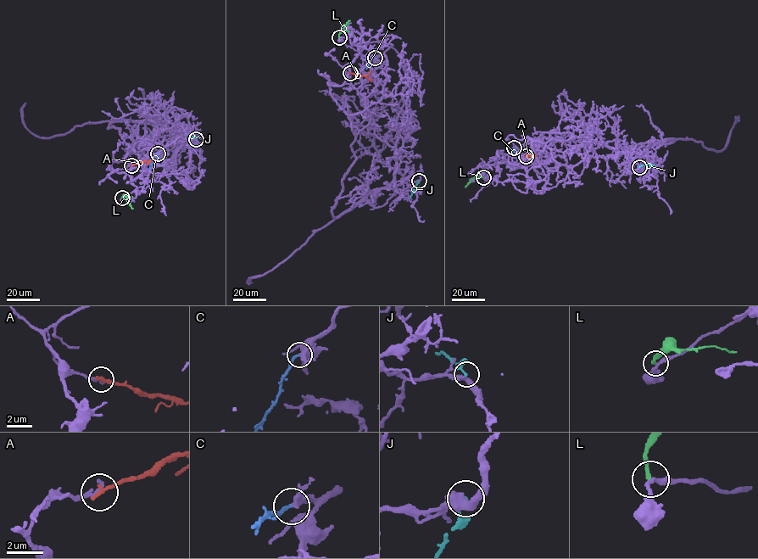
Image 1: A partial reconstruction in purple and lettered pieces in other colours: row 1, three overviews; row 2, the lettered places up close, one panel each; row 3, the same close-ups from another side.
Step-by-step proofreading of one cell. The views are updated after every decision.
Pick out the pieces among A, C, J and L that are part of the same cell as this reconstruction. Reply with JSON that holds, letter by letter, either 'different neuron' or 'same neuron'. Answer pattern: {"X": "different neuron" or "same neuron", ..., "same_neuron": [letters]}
{"A": "different neuron", "C": "same neuron", "J": "different neuron", "L": "different neuron", "same_neuron": ["C"]}

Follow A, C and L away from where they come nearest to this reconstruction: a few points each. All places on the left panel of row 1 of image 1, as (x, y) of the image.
A: (132, 165), (151, 160), (153, 157)
C: (158, 153), (148, 170)
L: (121, 198), (125, 196), (133, 208)

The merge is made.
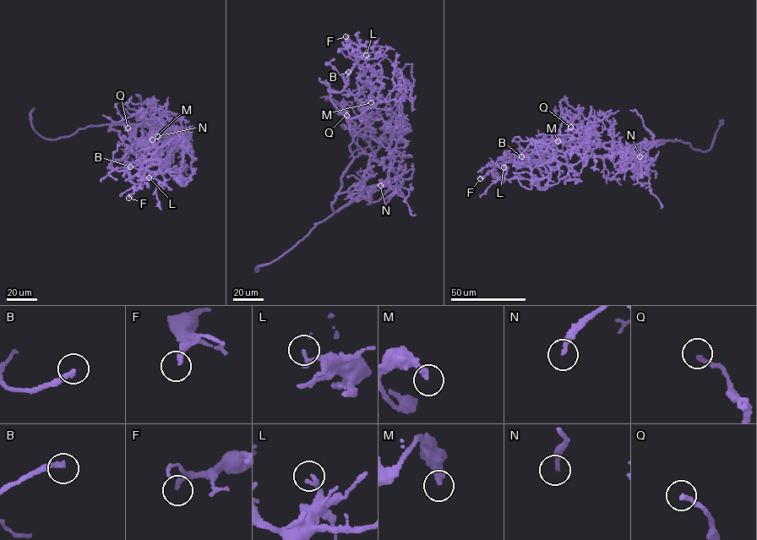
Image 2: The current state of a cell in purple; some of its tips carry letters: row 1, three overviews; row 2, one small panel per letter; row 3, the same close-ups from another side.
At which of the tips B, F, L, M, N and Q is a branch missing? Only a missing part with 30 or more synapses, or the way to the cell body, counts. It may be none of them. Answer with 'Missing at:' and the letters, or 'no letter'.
Missing at: B, F, N

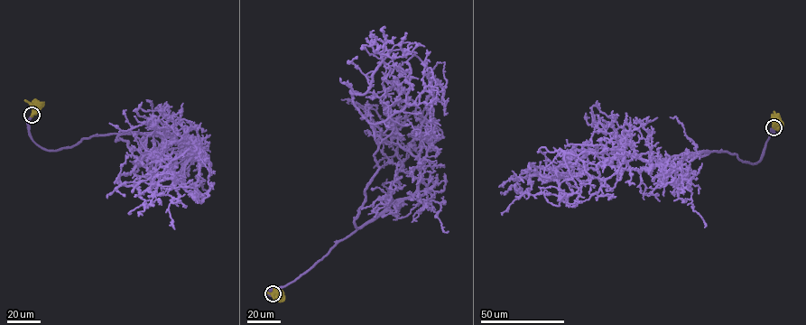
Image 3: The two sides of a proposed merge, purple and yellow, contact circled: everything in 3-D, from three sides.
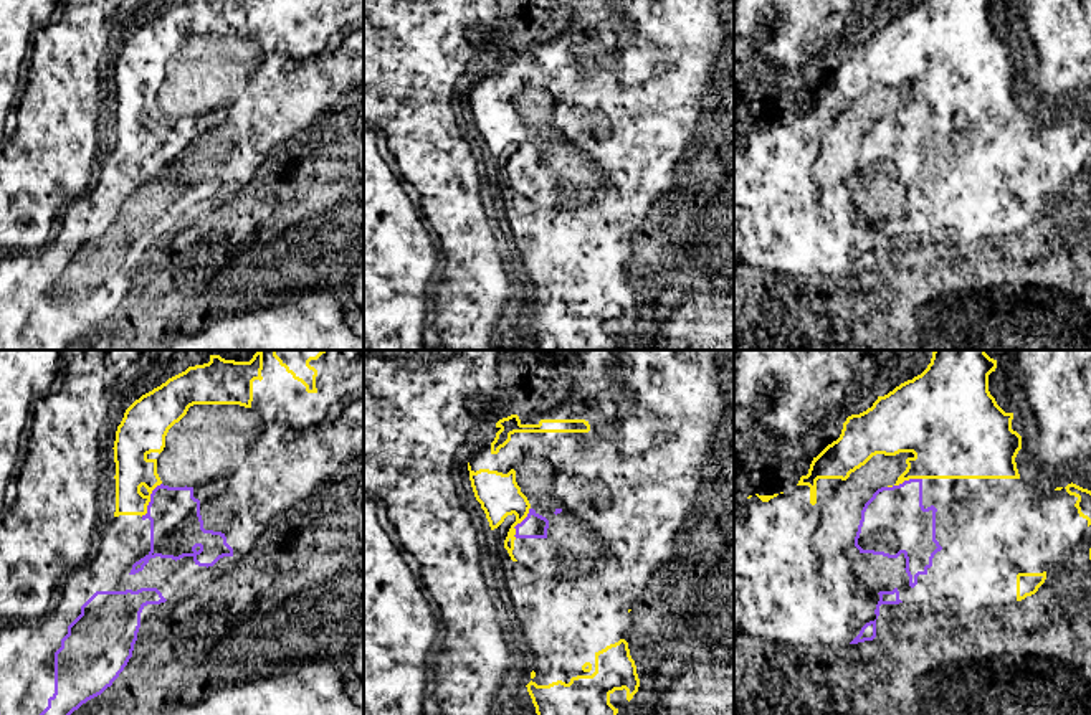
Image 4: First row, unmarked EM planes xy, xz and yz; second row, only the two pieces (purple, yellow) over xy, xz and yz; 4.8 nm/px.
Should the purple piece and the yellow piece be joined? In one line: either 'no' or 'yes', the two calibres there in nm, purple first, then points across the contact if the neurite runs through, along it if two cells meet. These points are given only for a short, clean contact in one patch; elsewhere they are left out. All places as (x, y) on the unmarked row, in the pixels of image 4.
yes | 260/180 nm | across xy (177, 159), (151, 131), (151, 116), (133, 99)

